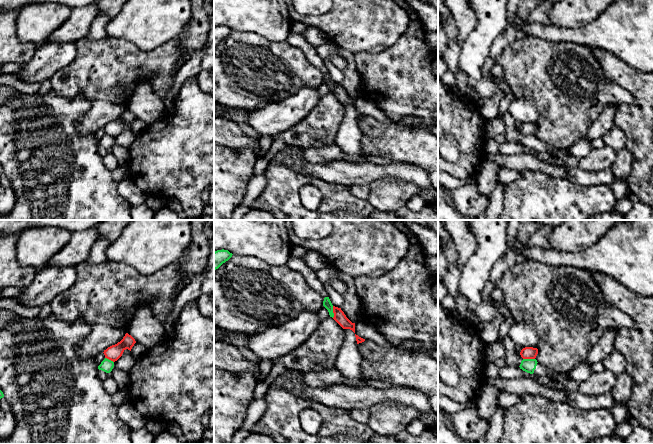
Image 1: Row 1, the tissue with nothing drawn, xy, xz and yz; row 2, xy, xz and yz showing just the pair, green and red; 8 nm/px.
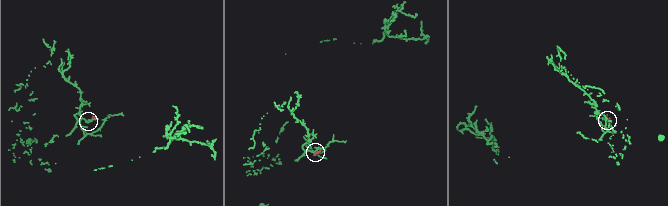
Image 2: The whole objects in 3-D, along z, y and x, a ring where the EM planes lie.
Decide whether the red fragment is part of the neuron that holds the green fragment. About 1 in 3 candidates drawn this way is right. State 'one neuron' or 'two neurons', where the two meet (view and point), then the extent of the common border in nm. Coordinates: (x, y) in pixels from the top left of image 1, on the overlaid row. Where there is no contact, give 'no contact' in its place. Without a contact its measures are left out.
two neurons | xz (332, 312) | 100 nm

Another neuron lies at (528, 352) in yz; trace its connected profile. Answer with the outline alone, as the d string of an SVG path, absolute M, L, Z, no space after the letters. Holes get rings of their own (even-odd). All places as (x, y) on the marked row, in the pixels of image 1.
M525 347L521 350L520 355L523 359L535 359L538 349L533 347Z

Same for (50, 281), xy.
M47 266L36 272L30 286L24 288L17 300L28 307L41 307L51 303L60 293L69 289L77 277L75 266Z

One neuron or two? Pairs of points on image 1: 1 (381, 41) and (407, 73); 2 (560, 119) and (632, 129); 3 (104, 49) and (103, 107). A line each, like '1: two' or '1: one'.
1: two
2: two
3: two

